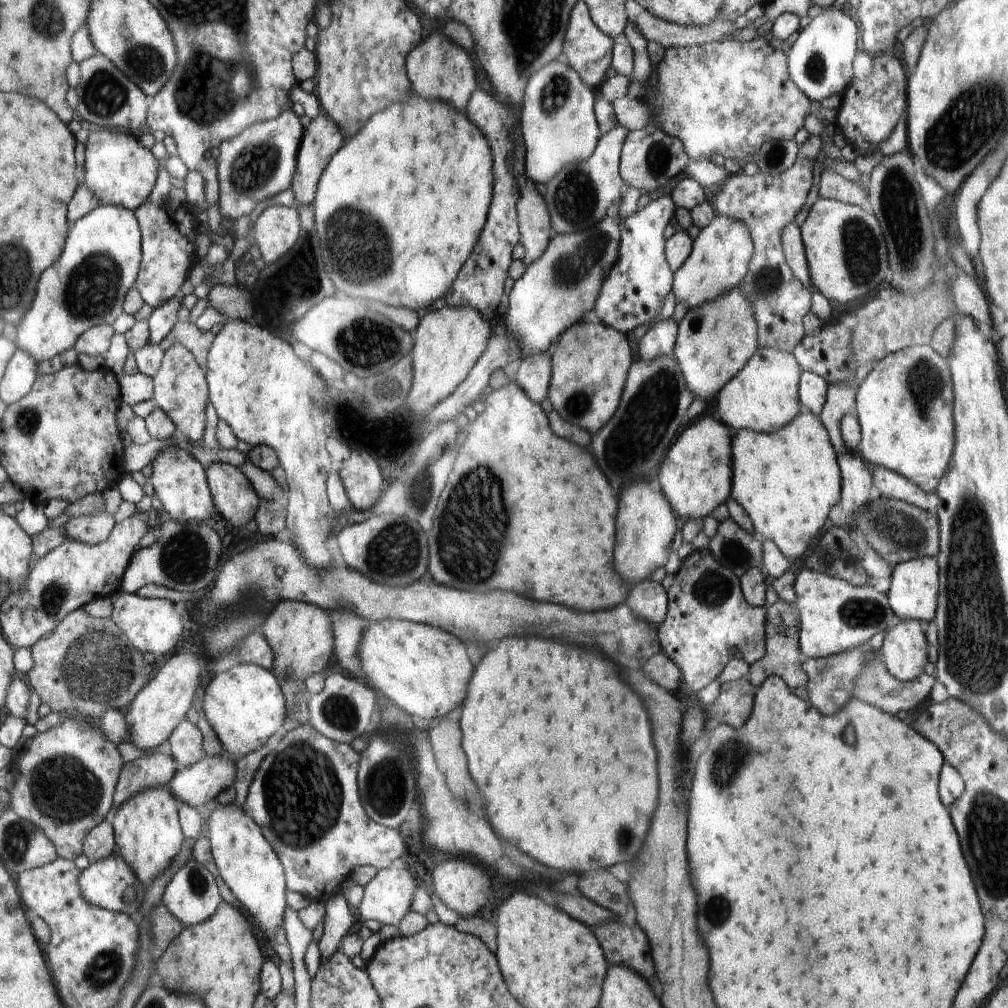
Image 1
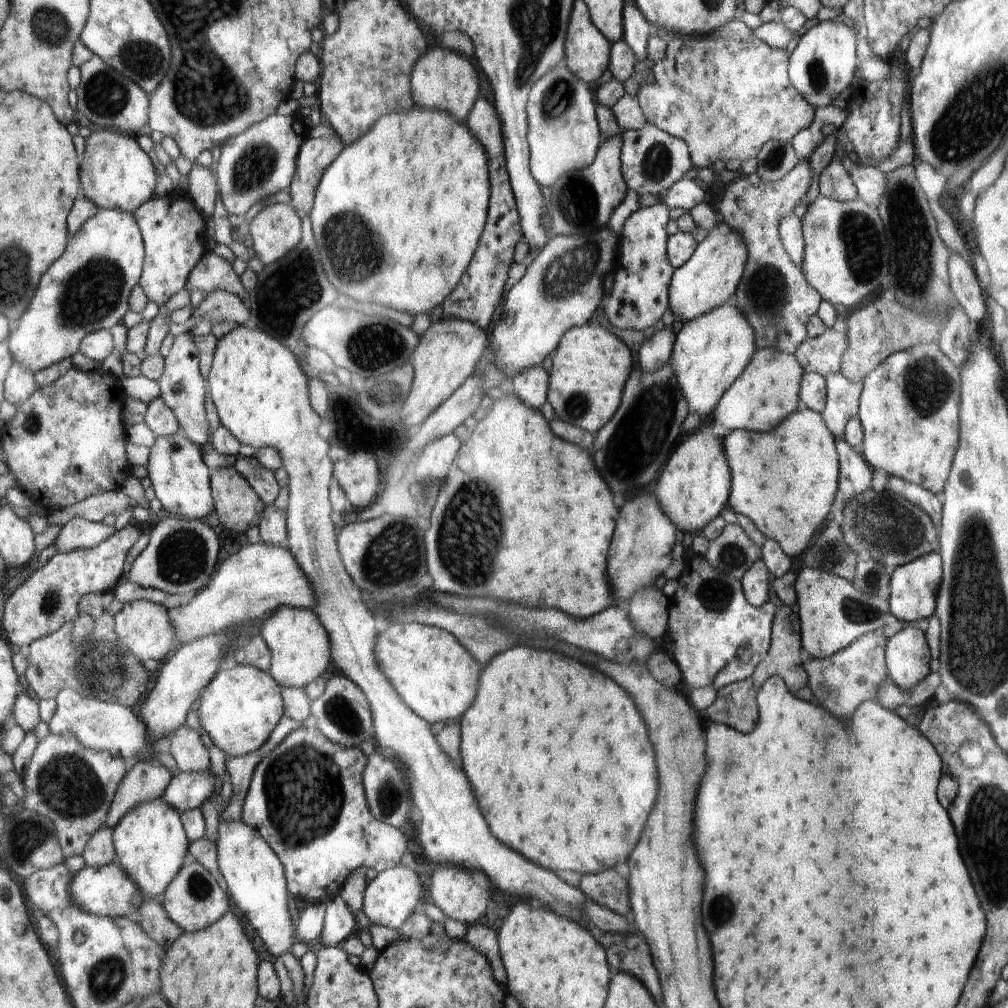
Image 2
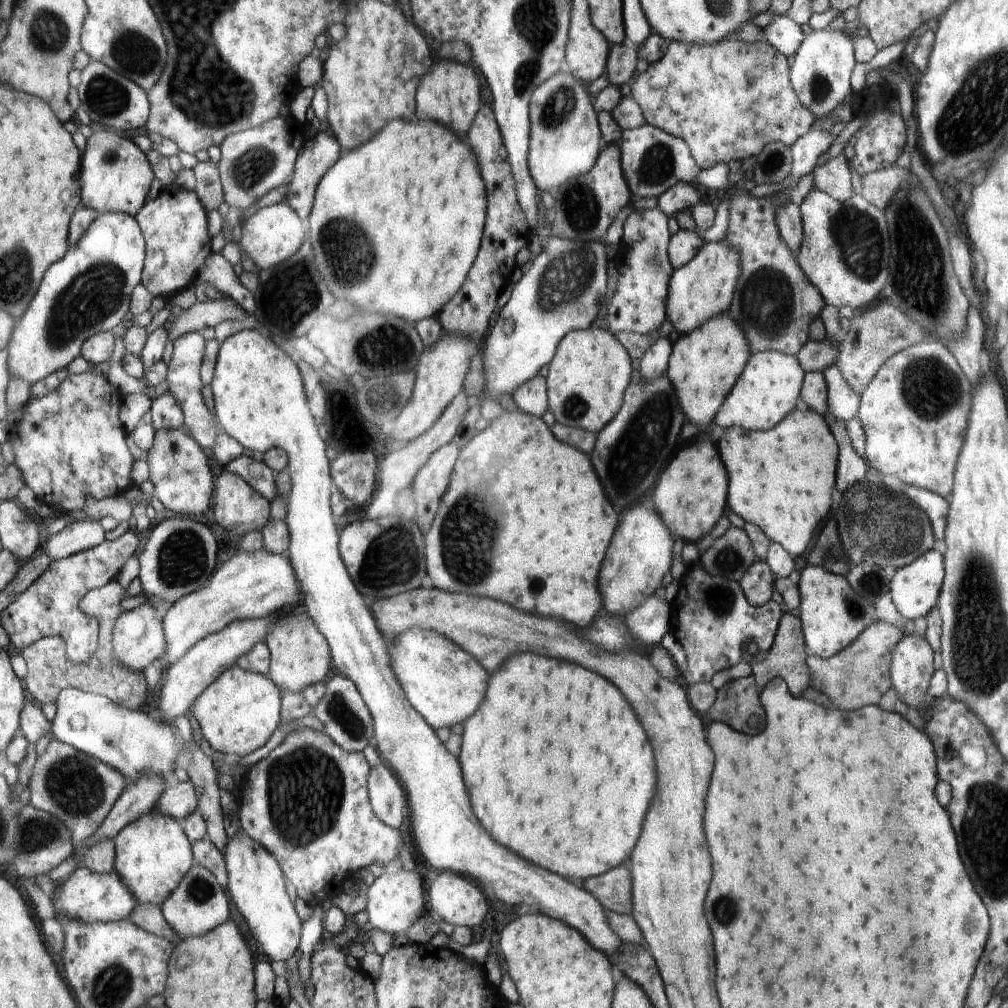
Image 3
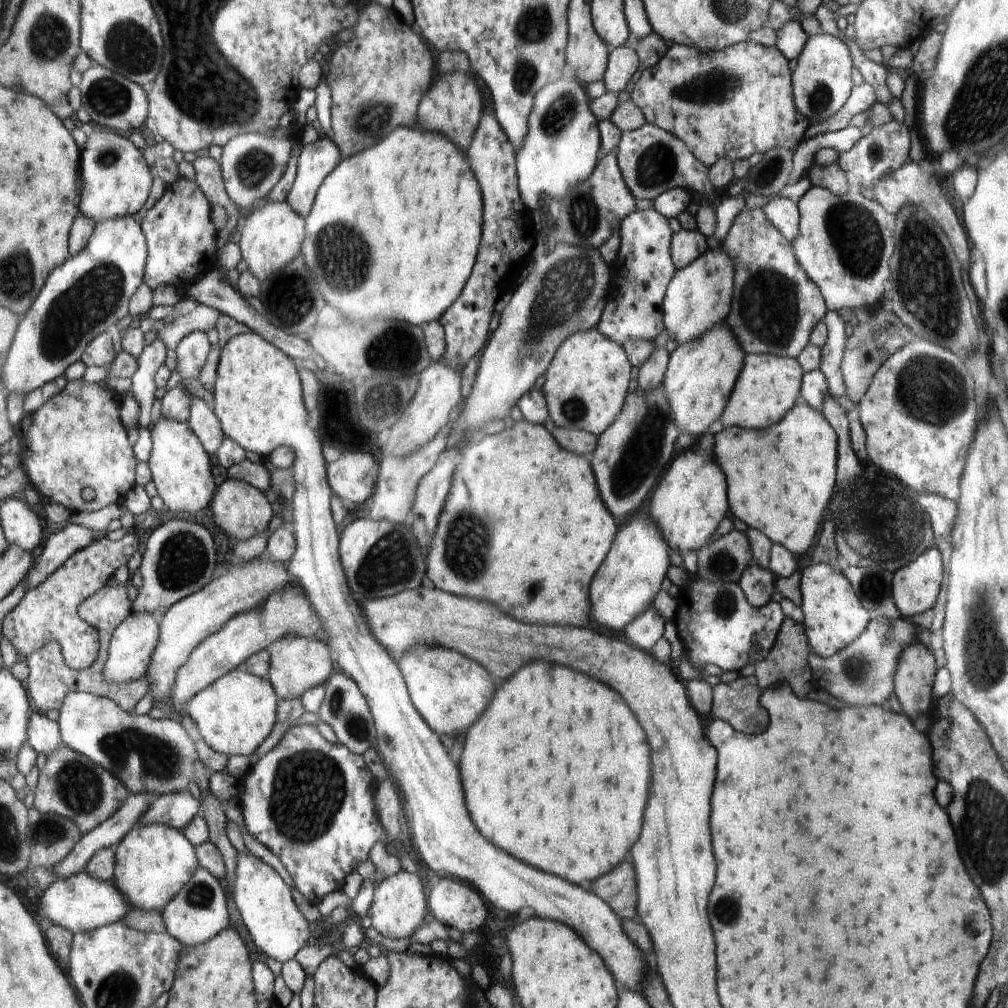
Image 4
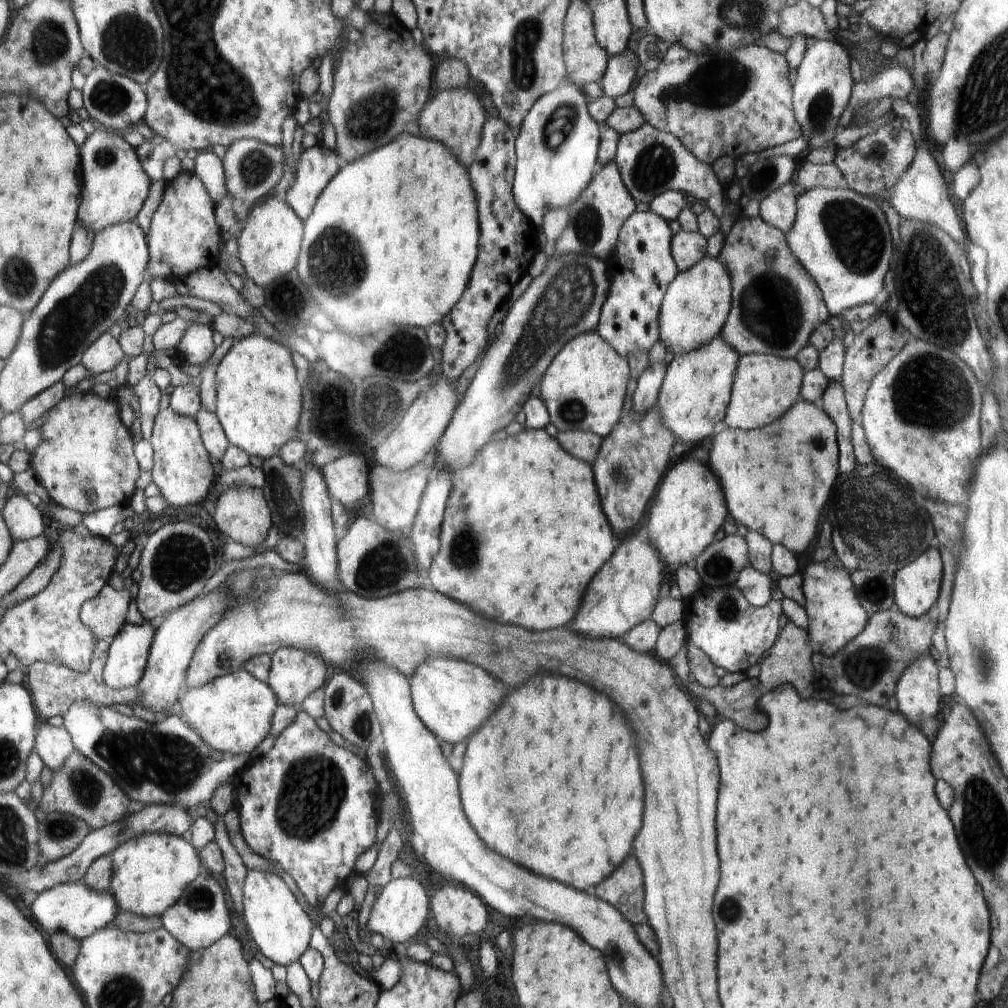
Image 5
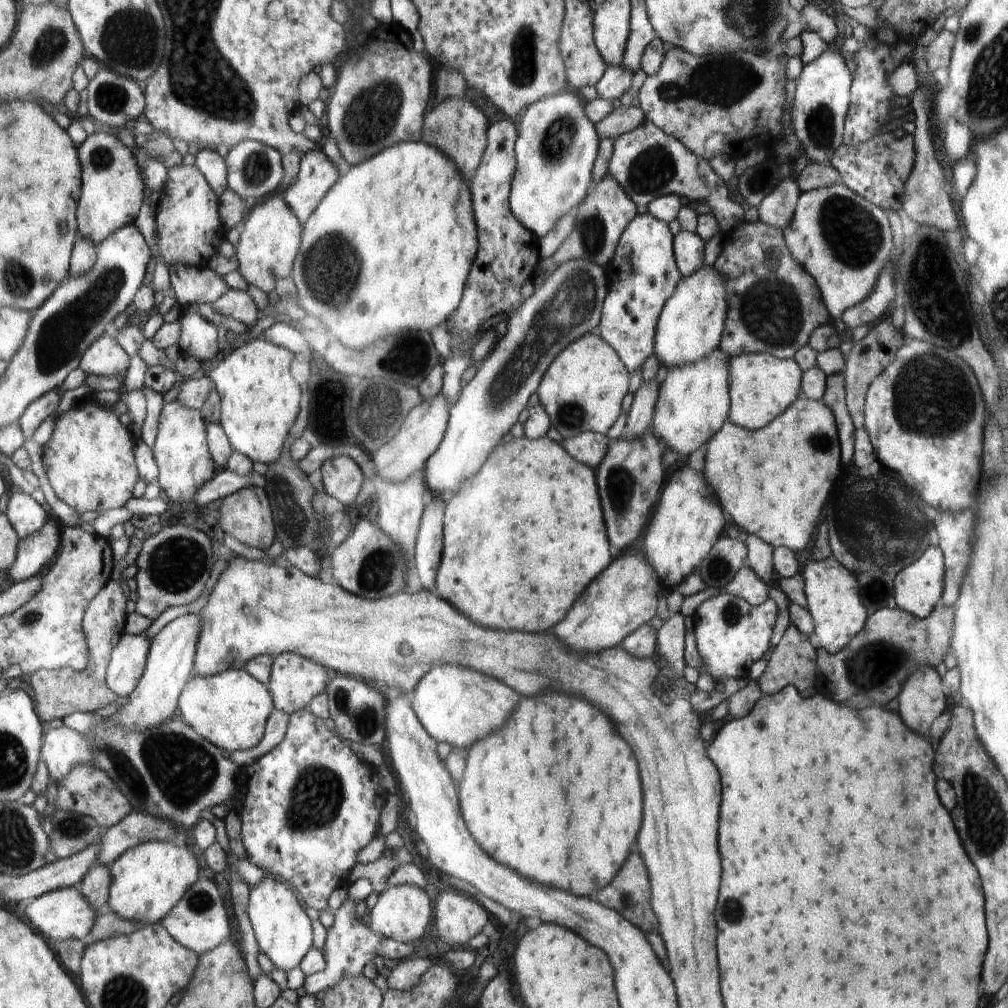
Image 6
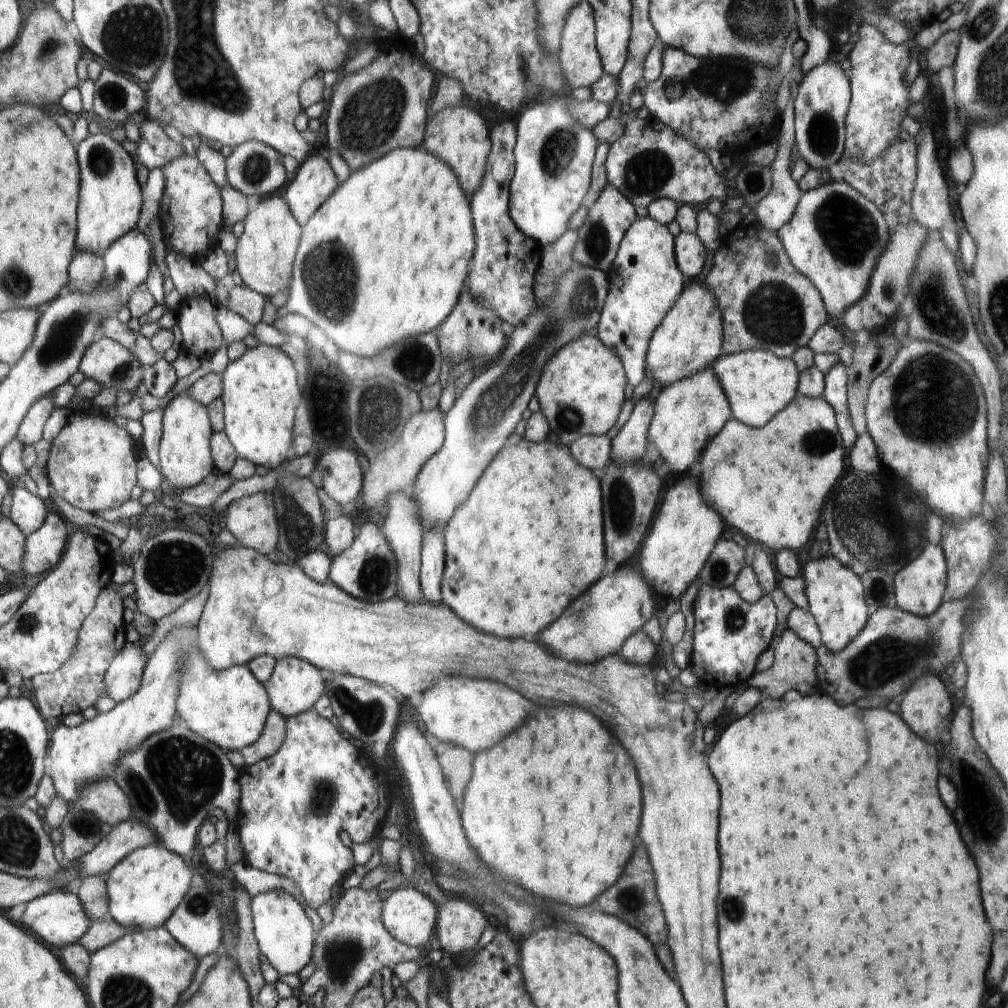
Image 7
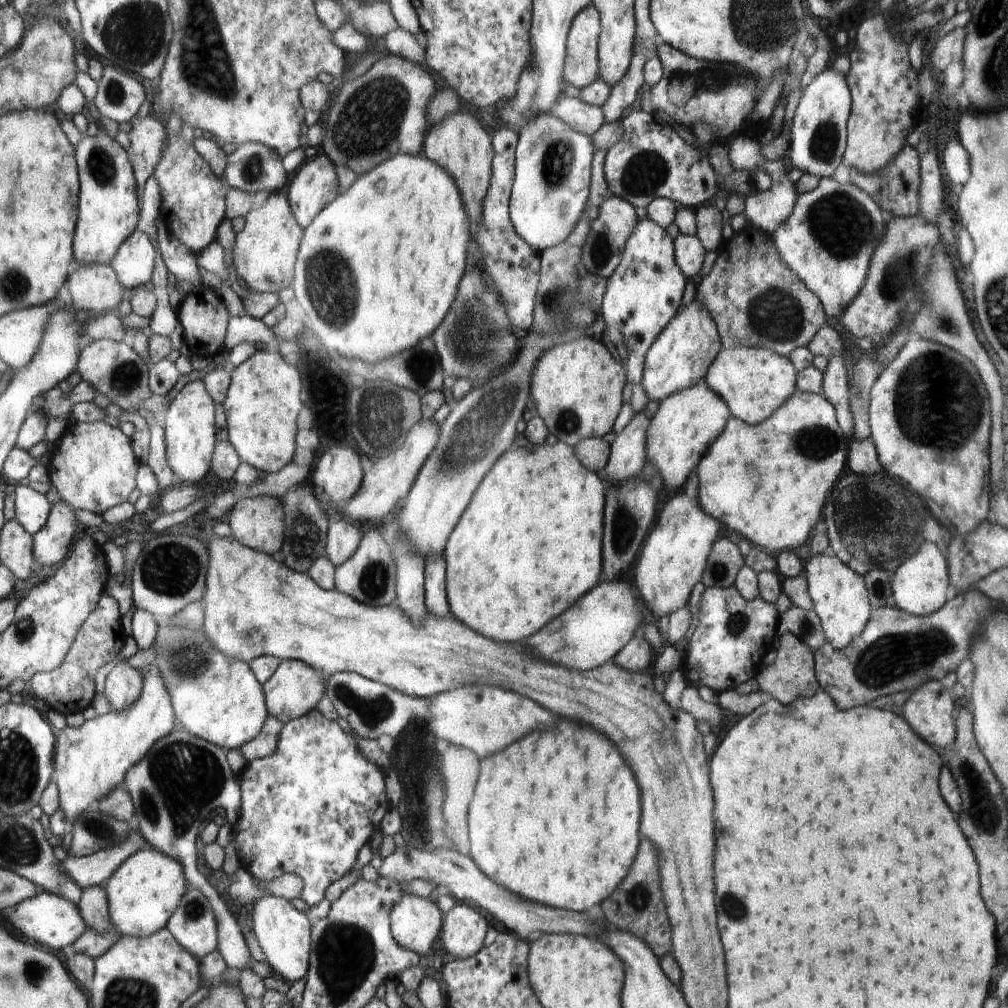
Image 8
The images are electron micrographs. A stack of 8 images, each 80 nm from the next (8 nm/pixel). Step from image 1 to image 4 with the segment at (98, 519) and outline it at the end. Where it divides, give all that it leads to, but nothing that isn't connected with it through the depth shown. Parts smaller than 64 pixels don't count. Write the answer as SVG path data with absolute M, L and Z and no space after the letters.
M70 523L64 526L60 532L49 538L39 557L39 562L33 566L33 570L24 583L25 593L44 584L56 572L56 569L65 563L66 559L102 537L104 533L94 532L82 525Z

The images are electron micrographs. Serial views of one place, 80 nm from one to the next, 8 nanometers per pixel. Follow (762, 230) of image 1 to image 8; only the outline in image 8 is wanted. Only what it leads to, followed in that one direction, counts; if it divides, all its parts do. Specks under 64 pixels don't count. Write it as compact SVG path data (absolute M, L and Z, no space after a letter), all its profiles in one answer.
M749 225L741 232L734 232L729 239L724 238L719 249L720 254L712 269L696 286L695 300L712 314L724 349L741 346L765 348L788 357L797 348L807 347L826 324L825 308L817 294L786 266L772 235Z

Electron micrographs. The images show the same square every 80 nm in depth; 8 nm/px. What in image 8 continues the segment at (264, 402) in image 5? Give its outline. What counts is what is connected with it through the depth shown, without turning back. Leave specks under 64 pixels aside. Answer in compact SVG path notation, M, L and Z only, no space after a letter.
M270 347L265 351L258 351L250 359L244 361L238 367L231 367L231 383L227 388L227 395L223 407L227 416L227 440L238 452L240 459L253 466L257 471L275 473L292 462L292 454L297 442L296 418L302 410L300 400L300 374L294 366L288 366L284 360L280 360L280 354Z

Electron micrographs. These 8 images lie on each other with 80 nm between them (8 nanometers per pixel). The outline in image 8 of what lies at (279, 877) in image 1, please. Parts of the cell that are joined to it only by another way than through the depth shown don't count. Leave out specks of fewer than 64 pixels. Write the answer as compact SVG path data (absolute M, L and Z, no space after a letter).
M266 895L250 907L253 931L259 945L266 955L265 961L276 971L277 976L288 983L295 983L309 972L310 952L310 922L302 912L298 912L288 899L276 898L276 895Z

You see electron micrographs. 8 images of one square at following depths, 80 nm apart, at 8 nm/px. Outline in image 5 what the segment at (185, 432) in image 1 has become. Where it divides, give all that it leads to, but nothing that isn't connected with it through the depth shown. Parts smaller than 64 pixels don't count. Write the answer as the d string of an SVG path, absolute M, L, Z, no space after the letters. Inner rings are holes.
M189 321L176 350L179 362L192 365L205 363L214 354L210 326L198 321ZM203 407L197 412L194 418L199 424L202 432L204 445L210 451L210 456L214 460L222 460L229 446L229 439L225 435L225 429L222 428L218 417L207 411Z

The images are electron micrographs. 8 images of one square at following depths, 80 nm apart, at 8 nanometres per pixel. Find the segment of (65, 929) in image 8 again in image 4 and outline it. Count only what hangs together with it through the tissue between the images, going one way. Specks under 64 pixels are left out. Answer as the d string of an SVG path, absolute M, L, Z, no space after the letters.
M85 870L53 882L39 899L39 906L43 918L50 920L56 926L67 928L74 935L122 921L130 911L124 894L118 890L116 884L102 881Z

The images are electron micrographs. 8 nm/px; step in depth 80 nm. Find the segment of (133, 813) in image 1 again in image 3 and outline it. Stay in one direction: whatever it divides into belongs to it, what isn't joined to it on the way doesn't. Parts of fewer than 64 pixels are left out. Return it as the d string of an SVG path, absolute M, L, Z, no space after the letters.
M154 810L127 825L113 841L115 872L138 903L162 906L192 868L193 850L190 850L190 842L182 832L180 823Z

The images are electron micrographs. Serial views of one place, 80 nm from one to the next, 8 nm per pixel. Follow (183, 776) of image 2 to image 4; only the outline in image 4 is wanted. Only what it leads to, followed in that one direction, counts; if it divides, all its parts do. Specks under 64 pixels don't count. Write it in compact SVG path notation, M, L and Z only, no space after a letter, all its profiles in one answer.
M168 793L152 799L148 810L140 818L144 825L166 825L179 831L201 811L200 800L188 793Z

